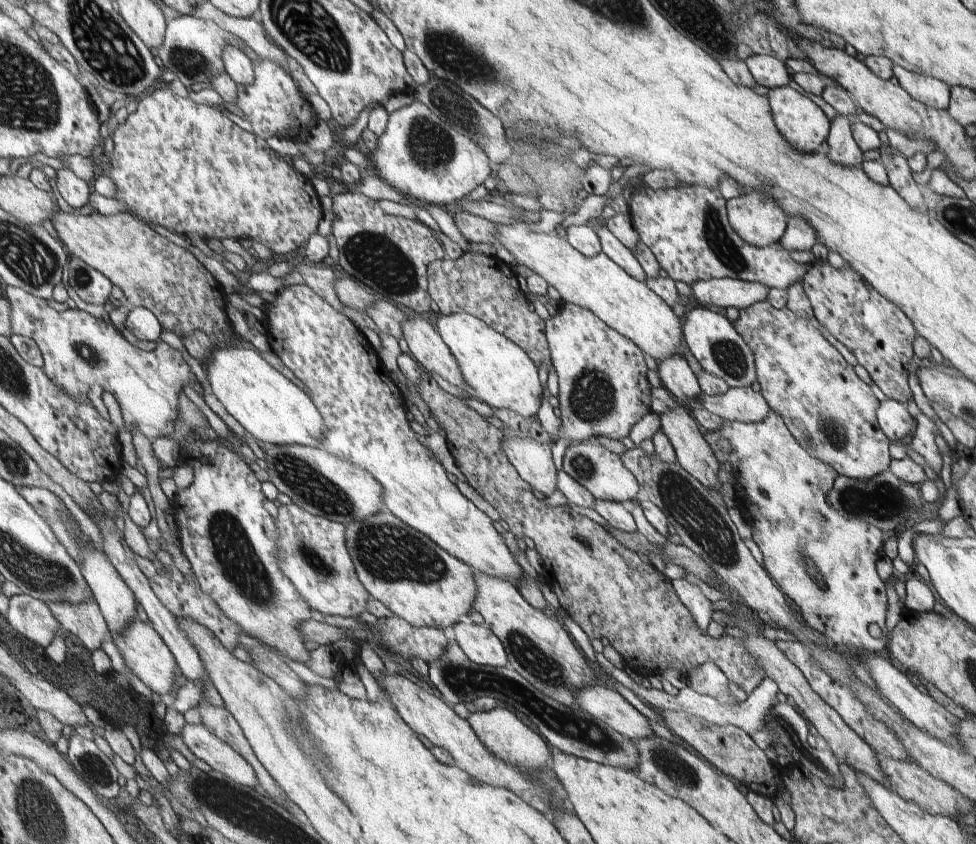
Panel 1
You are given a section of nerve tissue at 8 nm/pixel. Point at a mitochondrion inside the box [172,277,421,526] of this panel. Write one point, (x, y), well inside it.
(310, 485)

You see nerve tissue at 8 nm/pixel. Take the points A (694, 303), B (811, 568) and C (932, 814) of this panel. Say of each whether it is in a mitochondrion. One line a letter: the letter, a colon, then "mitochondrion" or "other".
A: other
B: mitochondrion
C: other

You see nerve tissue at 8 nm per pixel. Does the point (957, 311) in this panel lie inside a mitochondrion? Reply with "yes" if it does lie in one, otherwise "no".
no

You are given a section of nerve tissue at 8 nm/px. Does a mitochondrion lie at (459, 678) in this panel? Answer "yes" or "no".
yes

